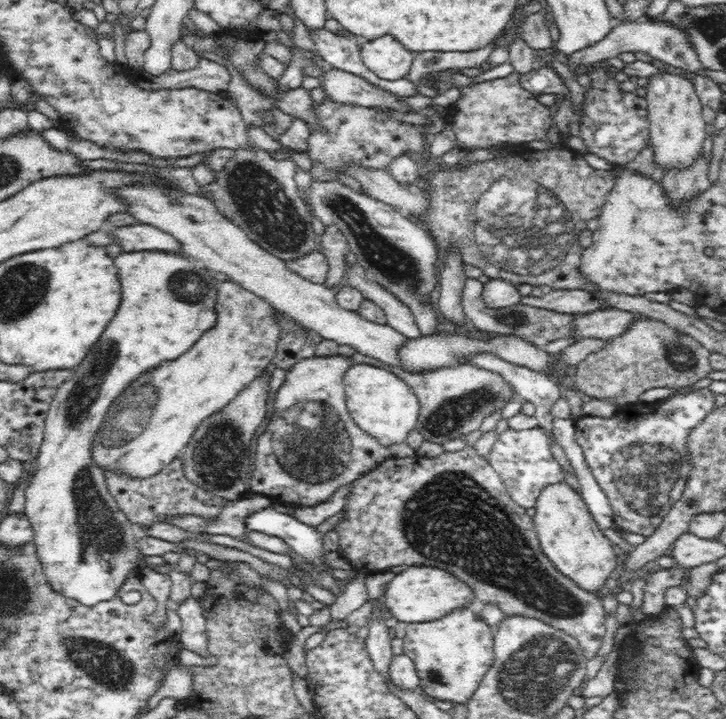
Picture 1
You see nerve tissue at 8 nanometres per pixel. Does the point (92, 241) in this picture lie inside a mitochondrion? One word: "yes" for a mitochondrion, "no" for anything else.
no

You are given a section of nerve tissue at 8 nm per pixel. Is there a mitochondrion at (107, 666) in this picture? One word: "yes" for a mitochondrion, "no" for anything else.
yes

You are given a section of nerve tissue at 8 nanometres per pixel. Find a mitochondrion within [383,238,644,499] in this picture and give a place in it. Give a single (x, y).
(450, 416)

